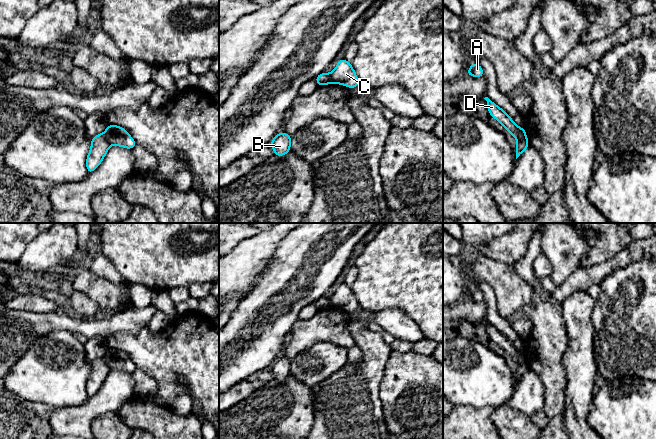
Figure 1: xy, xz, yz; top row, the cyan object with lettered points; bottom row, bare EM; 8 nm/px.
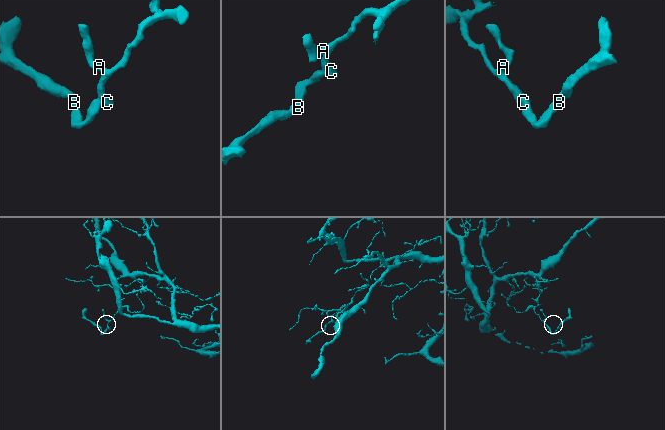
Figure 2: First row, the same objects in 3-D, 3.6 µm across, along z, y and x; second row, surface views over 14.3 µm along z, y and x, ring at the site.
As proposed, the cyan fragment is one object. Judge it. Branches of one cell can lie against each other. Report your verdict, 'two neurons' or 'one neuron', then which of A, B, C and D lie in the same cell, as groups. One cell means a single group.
two neurons; A C D / B

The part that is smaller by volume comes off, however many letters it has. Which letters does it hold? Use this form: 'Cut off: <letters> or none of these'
Cut off: B

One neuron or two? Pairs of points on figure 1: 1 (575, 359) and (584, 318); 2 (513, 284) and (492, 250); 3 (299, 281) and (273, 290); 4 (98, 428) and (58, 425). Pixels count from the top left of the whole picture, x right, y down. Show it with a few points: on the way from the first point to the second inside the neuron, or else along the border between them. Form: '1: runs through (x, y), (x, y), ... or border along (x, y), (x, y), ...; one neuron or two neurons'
1: runs through (580, 349), (580, 328); one neuron
2: border along (477, 254), (512, 265); two neurons
3: runs through (293, 281), (279, 290); one neuron
4: border along (109, 412), (98, 415), (92, 421), (89, 428); two neurons

